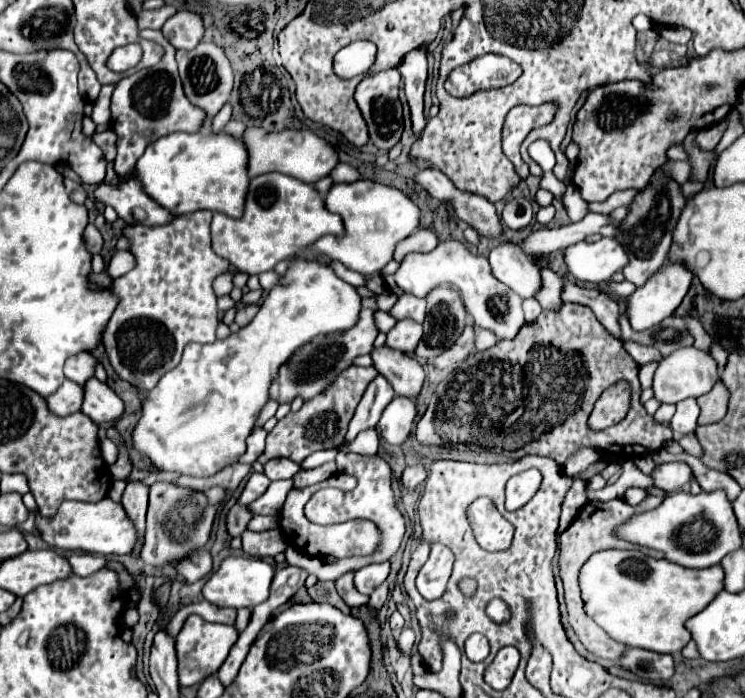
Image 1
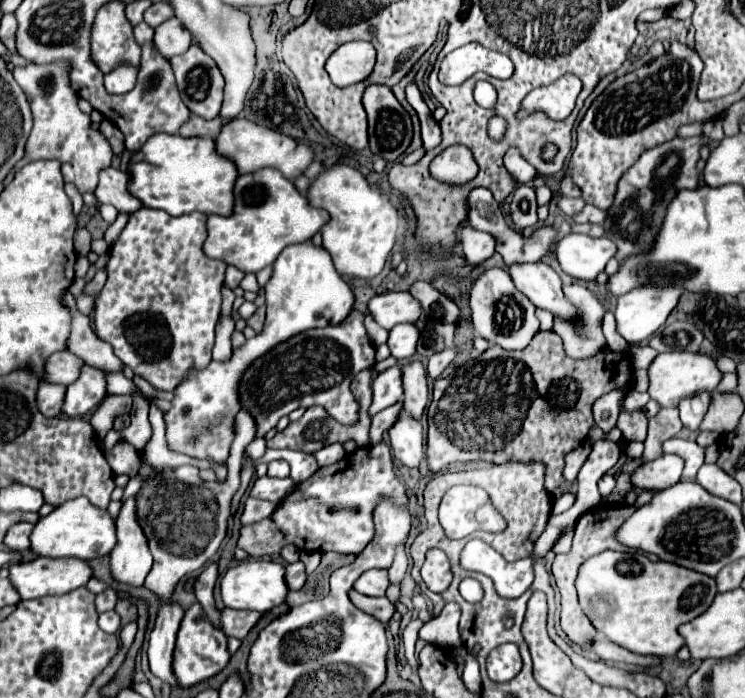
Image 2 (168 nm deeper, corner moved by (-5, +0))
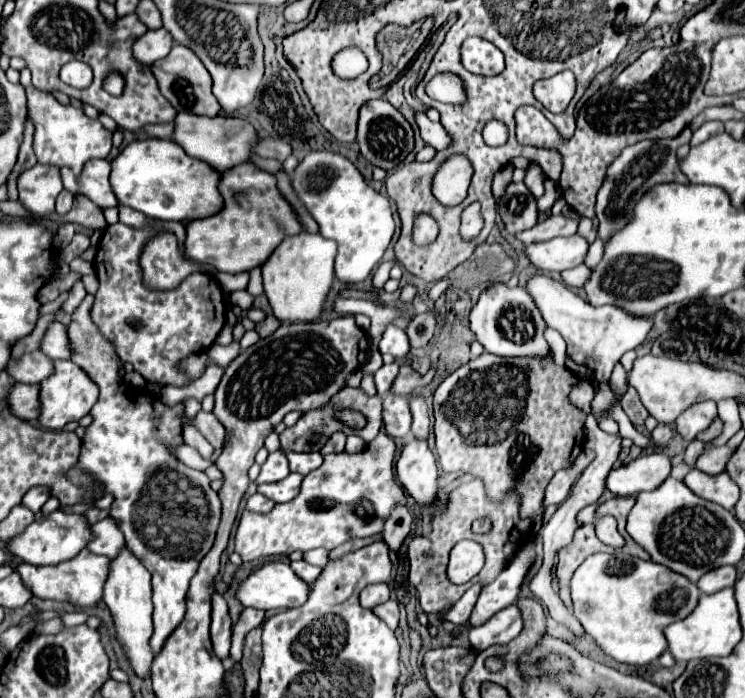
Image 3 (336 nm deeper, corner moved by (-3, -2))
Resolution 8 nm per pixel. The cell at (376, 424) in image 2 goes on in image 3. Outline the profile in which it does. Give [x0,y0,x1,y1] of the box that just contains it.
[384,394,412,438]

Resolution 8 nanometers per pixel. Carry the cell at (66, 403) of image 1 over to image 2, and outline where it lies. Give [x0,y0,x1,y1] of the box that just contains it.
[38,382,66,418]

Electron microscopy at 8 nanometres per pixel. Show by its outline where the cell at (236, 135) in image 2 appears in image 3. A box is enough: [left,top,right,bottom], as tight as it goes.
[172,112,256,172]

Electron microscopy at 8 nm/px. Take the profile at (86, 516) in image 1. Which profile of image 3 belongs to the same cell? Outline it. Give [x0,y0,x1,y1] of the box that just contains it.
[6,510,92,566]

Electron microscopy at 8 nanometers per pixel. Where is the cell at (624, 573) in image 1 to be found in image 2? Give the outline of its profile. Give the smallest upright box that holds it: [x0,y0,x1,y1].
[576,552,718,656]

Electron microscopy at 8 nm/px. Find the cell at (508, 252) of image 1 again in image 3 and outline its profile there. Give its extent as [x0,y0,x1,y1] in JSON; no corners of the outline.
[526,274,652,382]

